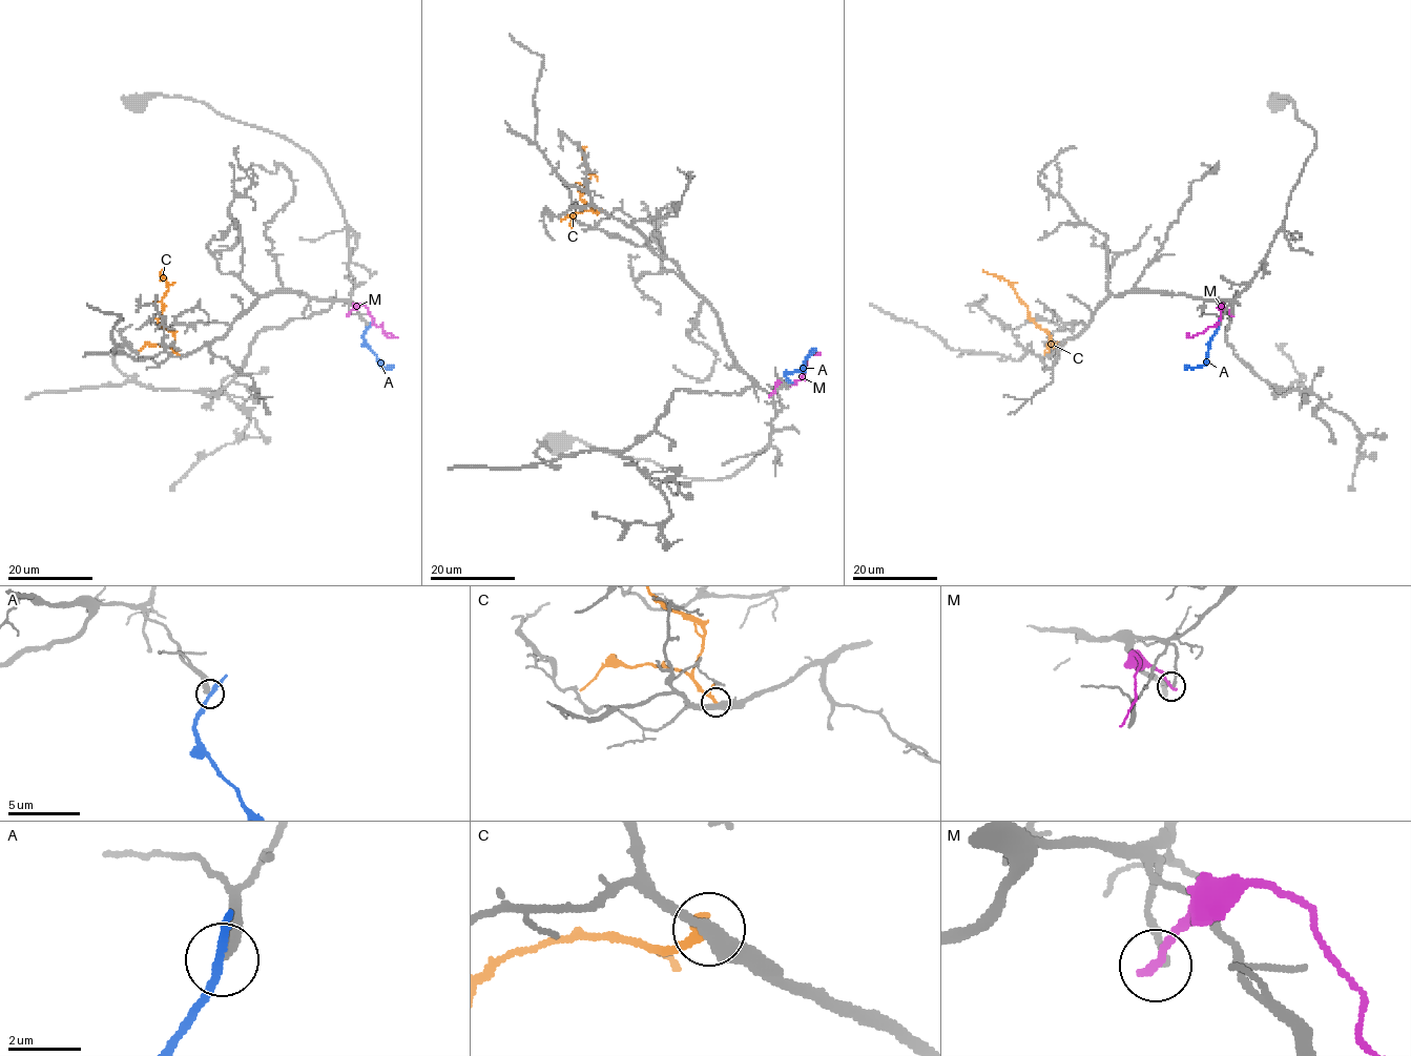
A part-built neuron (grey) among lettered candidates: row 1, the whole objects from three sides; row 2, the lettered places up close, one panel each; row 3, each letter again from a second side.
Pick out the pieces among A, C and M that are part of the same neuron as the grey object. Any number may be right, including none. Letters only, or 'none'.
none

